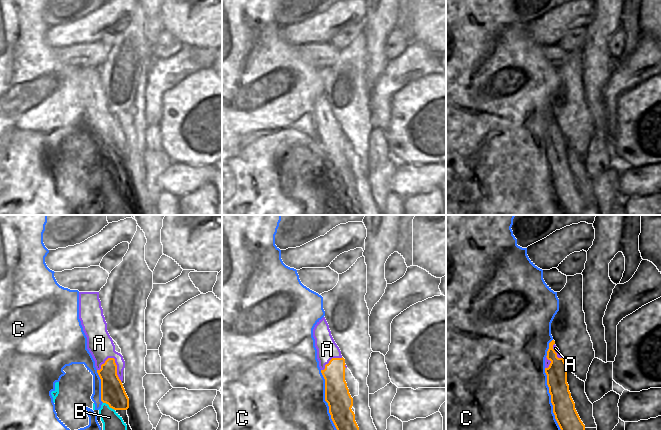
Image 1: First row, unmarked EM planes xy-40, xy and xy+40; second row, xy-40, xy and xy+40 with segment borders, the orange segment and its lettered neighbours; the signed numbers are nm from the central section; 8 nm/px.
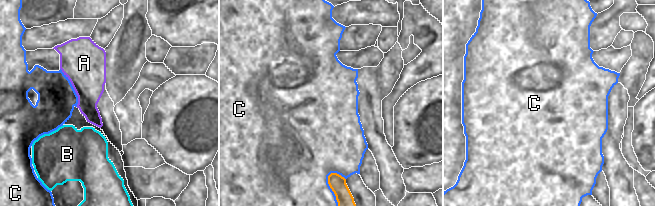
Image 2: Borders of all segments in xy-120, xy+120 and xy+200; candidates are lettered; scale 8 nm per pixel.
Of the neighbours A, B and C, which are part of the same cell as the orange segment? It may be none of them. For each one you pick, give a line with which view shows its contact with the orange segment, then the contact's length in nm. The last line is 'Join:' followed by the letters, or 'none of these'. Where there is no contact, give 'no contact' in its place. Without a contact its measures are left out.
A: meets orange in xy-40; contact 240 nm long
Join: A

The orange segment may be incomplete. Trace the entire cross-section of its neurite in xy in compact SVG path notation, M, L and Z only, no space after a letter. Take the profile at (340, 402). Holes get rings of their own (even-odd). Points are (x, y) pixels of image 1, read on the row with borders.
M323 317L313 329L317 359L325 379L325 401L337 430L359 430L352 411L353 398L345 381L345 359Z

